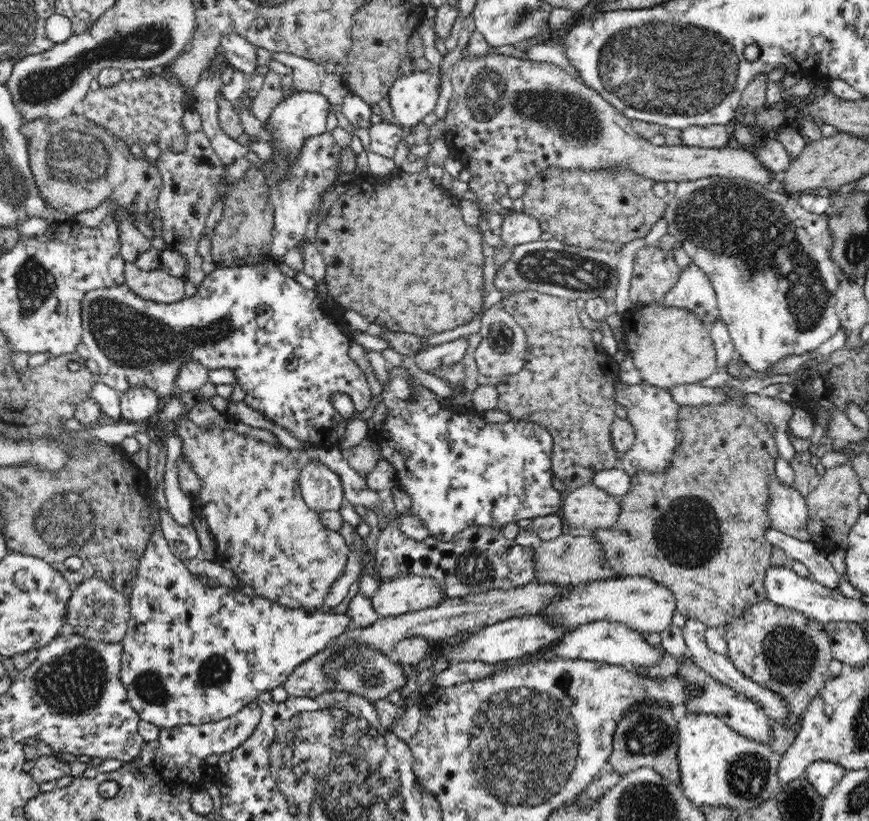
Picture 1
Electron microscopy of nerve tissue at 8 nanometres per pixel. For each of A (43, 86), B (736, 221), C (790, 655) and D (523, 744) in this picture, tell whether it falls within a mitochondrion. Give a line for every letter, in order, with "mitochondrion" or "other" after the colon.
A: mitochondrion
B: mitochondrion
C: mitochondrion
D: mitochondrion

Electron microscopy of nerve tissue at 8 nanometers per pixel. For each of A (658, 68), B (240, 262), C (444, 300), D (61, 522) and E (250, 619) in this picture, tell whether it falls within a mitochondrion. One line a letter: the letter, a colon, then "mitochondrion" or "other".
A: mitochondrion
B: other
C: other
D: mitochondrion
E: other

